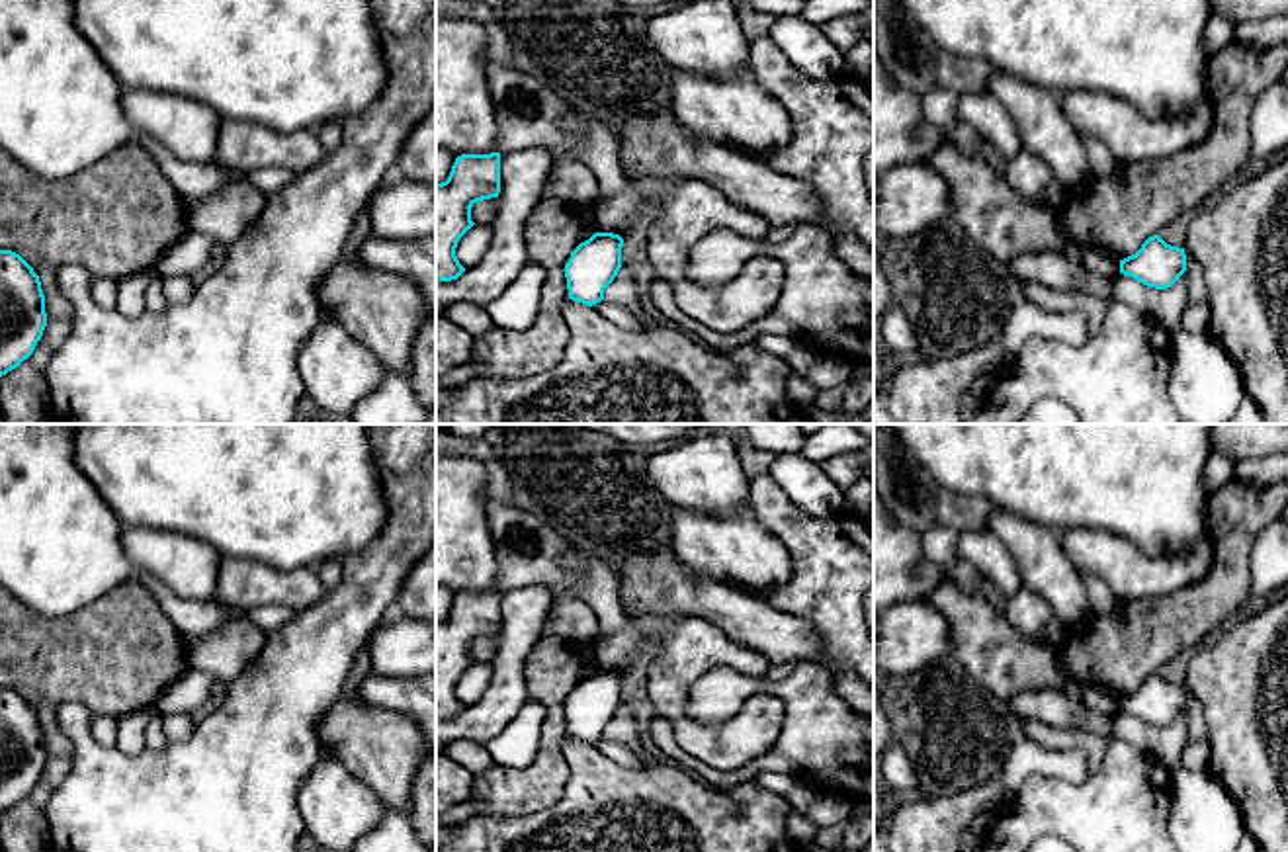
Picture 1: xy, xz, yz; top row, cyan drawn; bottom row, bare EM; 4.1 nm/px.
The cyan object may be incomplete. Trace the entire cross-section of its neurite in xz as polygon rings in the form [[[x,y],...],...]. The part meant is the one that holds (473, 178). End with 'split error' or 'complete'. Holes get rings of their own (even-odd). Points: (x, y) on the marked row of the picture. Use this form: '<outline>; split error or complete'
[[[500,152],[461,154],[446,182],[436,184],[436,279],[457,279],[465,268],[455,256],[459,238],[475,225],[471,207],[500,193]]]; complete

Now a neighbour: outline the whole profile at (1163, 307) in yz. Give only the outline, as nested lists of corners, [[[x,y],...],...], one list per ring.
[[[1186,272],[1167,289],[1147,287],[1130,276],[1118,274],[1110,279],[1110,293],[1106,297],[1096,297],[1087,291],[1053,289],[1038,281],[1024,281],[1024,297],[1048,313],[1081,311],[1087,317],[1089,338],[1093,338],[1112,303],[1126,303],[1151,324],[1161,324],[1173,332],[1188,305],[1186,287]]]

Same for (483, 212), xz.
[[[498,197],[483,199],[473,203],[471,221],[475,225],[491,225],[498,213]]]

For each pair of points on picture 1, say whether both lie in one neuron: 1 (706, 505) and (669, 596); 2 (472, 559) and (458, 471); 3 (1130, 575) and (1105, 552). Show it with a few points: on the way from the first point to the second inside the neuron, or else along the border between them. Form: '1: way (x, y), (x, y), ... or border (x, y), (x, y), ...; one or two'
1: border (671, 546), (673, 553), (690, 573), (724, 583); two
2: way (458, 538), (458, 493); one
3: way (1124, 569), (1111, 557); one

